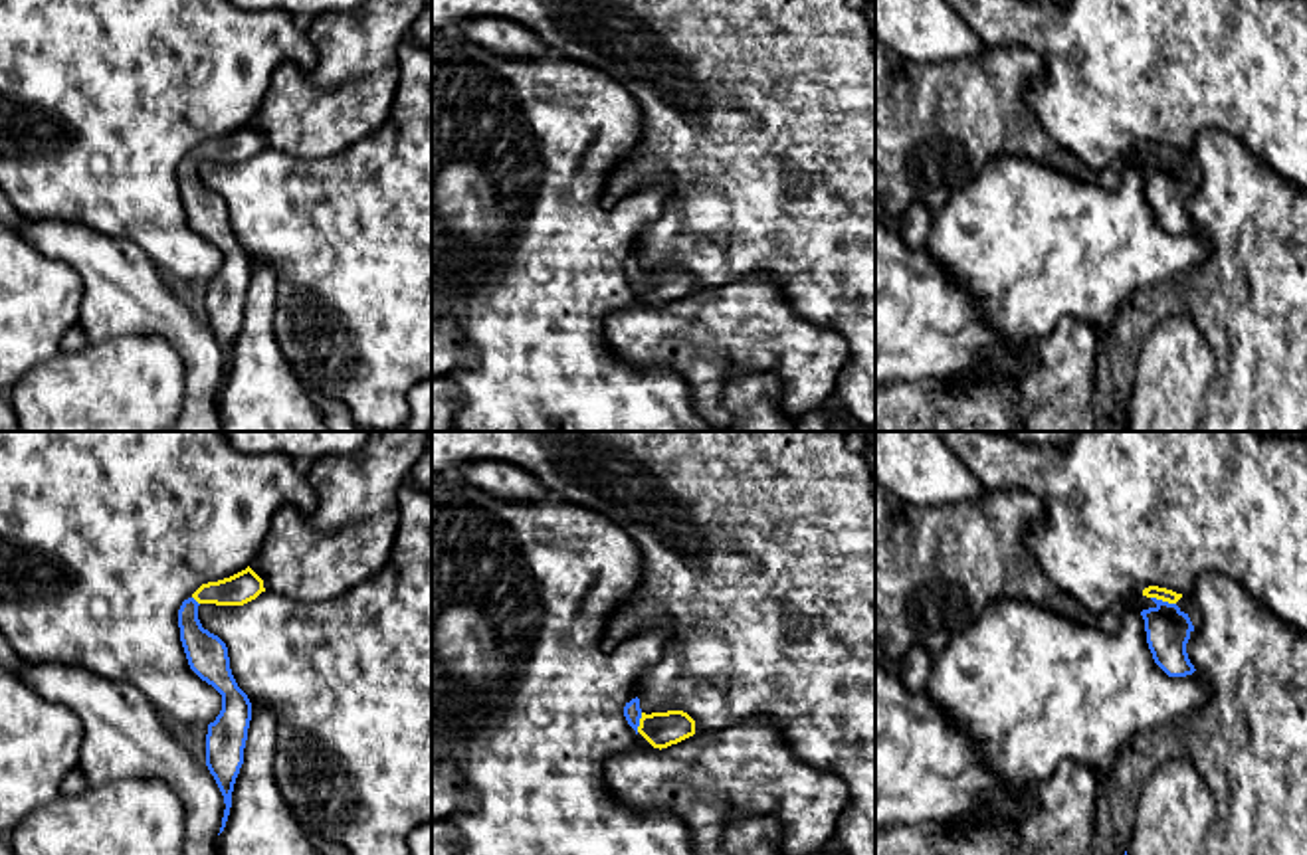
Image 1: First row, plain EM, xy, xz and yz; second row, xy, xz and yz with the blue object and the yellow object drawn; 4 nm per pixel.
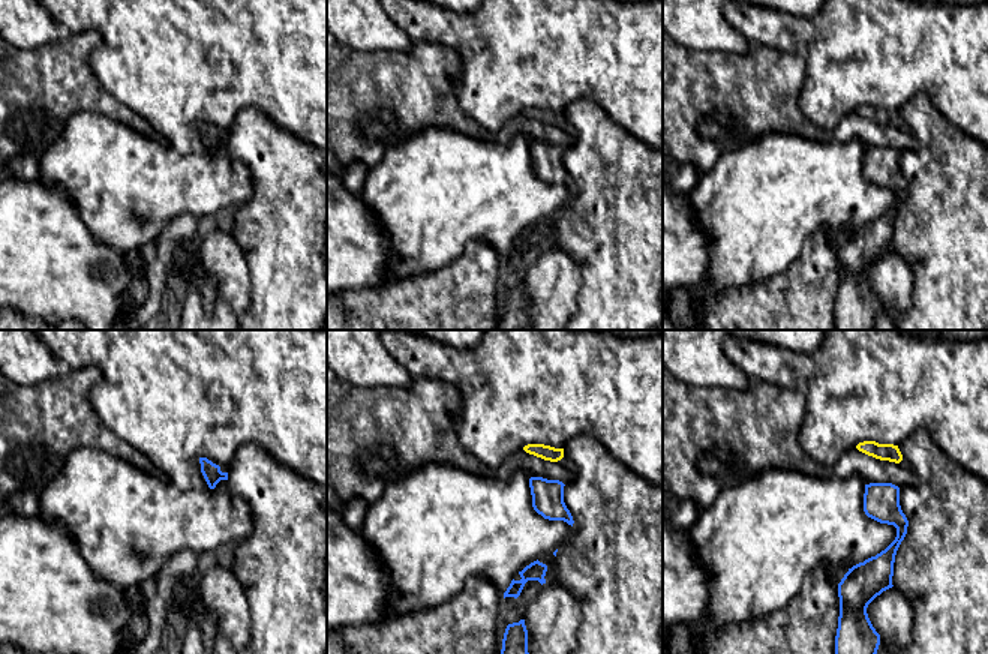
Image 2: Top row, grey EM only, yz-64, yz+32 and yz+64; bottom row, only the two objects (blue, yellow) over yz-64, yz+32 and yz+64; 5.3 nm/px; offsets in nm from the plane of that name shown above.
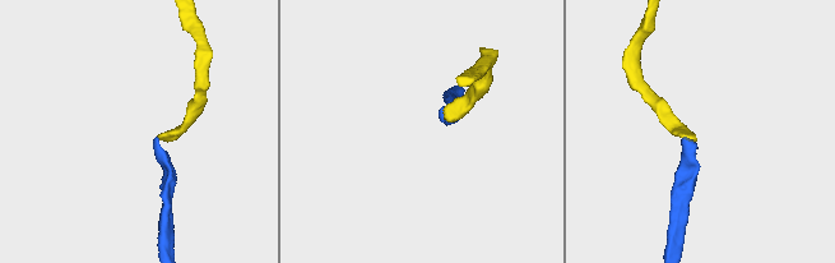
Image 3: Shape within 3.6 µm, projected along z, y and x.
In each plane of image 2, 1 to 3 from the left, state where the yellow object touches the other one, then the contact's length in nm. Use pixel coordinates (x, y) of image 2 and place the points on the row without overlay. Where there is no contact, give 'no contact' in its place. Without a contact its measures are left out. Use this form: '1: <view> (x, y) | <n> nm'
1: no contact
2: no contact
3: no contact

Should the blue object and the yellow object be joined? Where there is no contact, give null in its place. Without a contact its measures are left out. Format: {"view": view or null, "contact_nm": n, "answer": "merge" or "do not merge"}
{"view": "yz", "contact_nm": 110, "answer": "merge"}

